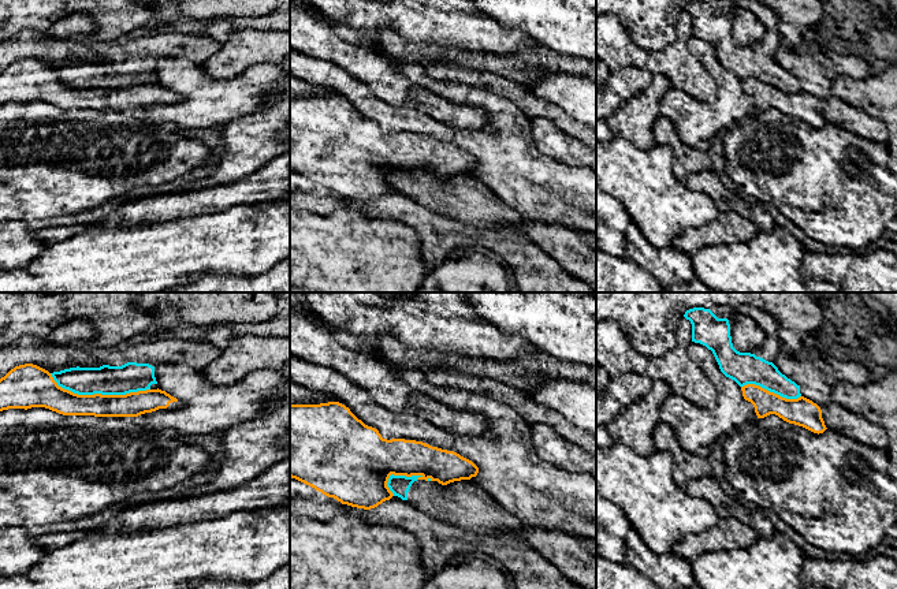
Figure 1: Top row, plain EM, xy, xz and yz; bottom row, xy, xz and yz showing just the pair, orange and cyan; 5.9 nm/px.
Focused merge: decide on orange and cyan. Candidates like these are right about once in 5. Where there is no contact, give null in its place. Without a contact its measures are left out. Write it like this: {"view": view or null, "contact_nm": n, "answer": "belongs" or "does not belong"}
{"view": "xy", "contact_nm": 600, "answer": "does not belong"}

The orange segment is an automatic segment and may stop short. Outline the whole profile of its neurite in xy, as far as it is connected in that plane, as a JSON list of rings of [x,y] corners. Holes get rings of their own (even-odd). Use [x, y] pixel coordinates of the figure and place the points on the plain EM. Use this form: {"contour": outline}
{"contour": [[[25,57],[0,72],[0,105],[31,101],[45,101],[63,109],[138,111],[180,102],[182,96],[159,82],[126,89],[78,89],[59,81],[48,64]]]}

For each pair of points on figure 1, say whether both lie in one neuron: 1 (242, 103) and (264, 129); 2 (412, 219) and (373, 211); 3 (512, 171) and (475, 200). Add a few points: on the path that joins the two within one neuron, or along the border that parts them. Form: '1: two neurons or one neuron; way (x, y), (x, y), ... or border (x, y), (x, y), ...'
1: two neurons; border (275, 92), (253, 111), (235, 118), (222, 127)
2: one neuron; way (402, 211), (383, 211)
3: two neurons; border (473, 176), (513, 209)

